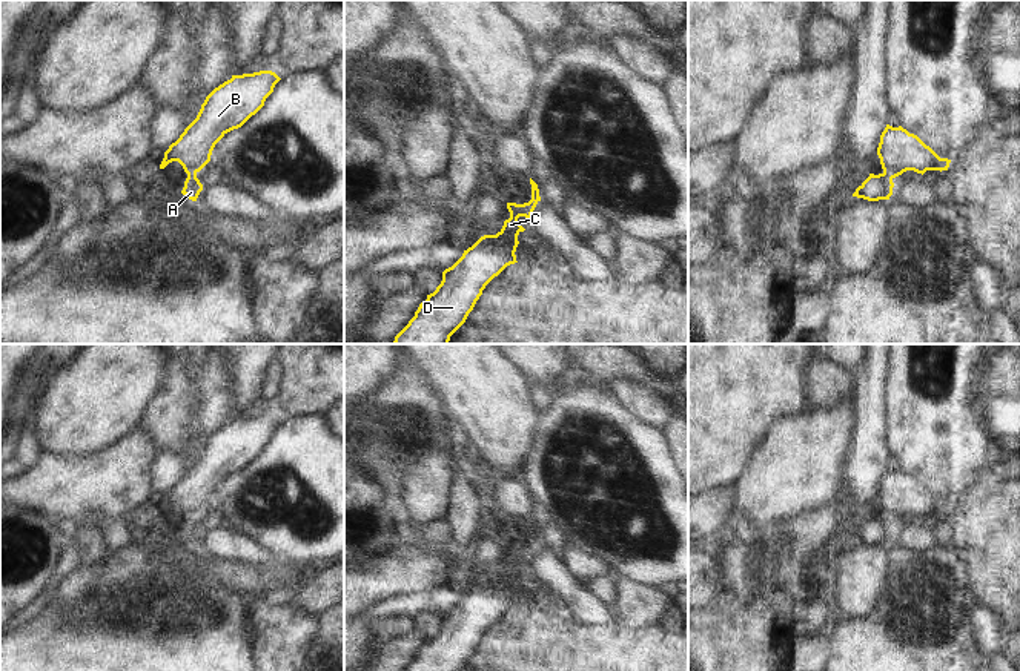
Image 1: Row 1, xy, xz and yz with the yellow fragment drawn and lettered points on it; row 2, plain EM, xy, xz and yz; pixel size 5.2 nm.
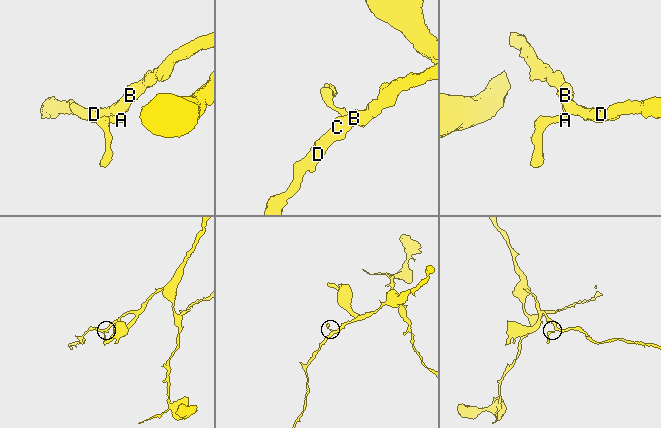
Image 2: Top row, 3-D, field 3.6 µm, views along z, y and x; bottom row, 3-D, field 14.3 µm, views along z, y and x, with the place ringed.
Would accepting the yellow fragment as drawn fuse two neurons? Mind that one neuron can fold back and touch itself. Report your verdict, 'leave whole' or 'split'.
split

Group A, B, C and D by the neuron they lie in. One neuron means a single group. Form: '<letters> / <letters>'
A / B C D

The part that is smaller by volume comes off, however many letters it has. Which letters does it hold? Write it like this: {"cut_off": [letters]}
{"cut_off": ["A"]}

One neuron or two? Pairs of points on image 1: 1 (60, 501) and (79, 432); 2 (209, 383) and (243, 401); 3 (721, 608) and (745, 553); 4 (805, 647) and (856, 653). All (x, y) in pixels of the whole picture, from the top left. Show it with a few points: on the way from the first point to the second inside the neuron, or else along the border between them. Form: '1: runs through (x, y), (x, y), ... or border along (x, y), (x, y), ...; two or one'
1: border along (108, 447), (80, 456), (42, 452); two
2: border along (229, 361), (234, 412); two
3: border along (724, 588), (744, 610), (764, 596); two
4: border along (830, 639), (831, 654); two

